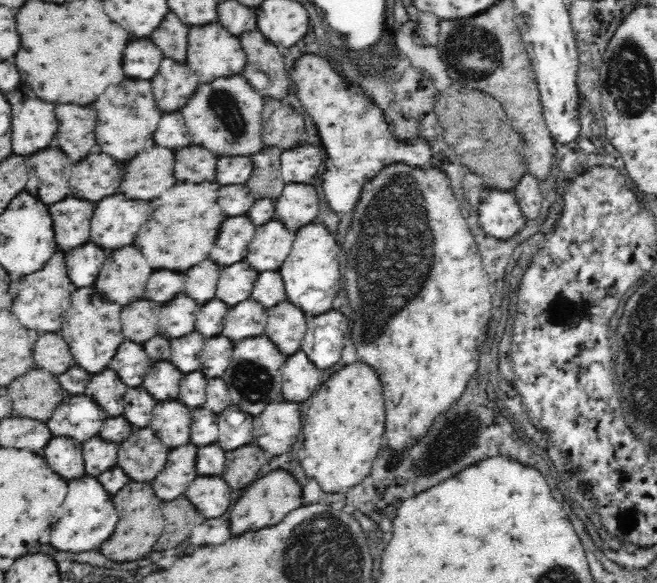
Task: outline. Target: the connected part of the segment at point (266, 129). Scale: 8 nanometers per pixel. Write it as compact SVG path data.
M267 98L263 110L263 141L265 147L280 148L283 152L304 143L306 128L304 116L293 109L291 104L278 98Z

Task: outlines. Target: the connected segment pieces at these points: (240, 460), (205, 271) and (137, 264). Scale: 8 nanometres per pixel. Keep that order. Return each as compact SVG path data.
M244 446L232 452L226 452L228 464L224 470L224 480L228 482L230 488L240 490L248 486L248 482L260 478L260 468L268 462L268 456L264 454L262 448L258 446Z
M204 260L186 272L184 292L194 300L212 300L216 294L216 284L220 278L220 268L212 260Z
M128 246L120 252L112 252L96 280L96 288L106 294L107 300L124 306L144 298L148 280L138 278L150 278L152 272L154 268L140 254L140 250Z

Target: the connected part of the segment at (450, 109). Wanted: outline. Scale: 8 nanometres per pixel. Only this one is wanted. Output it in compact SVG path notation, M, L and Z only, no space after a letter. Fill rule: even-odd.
M460 82L451 84L434 104L434 112L445 130L445 142L454 148L462 164L484 178L486 186L494 190L512 191L516 182L519 183L527 173L527 169L522 167L523 157L520 156L524 154L520 152L523 146L522 136L513 129L511 120L507 118L499 101L482 91L470 90Z

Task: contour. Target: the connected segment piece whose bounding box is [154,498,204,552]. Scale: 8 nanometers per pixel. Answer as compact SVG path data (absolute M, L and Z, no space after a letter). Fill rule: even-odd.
M186 498L174 502L162 502L162 512L168 520L168 526L172 526L172 534L162 534L162 538L154 548L158 552L166 548L176 548L188 538L184 532L190 532L192 526L204 522L204 516Z

